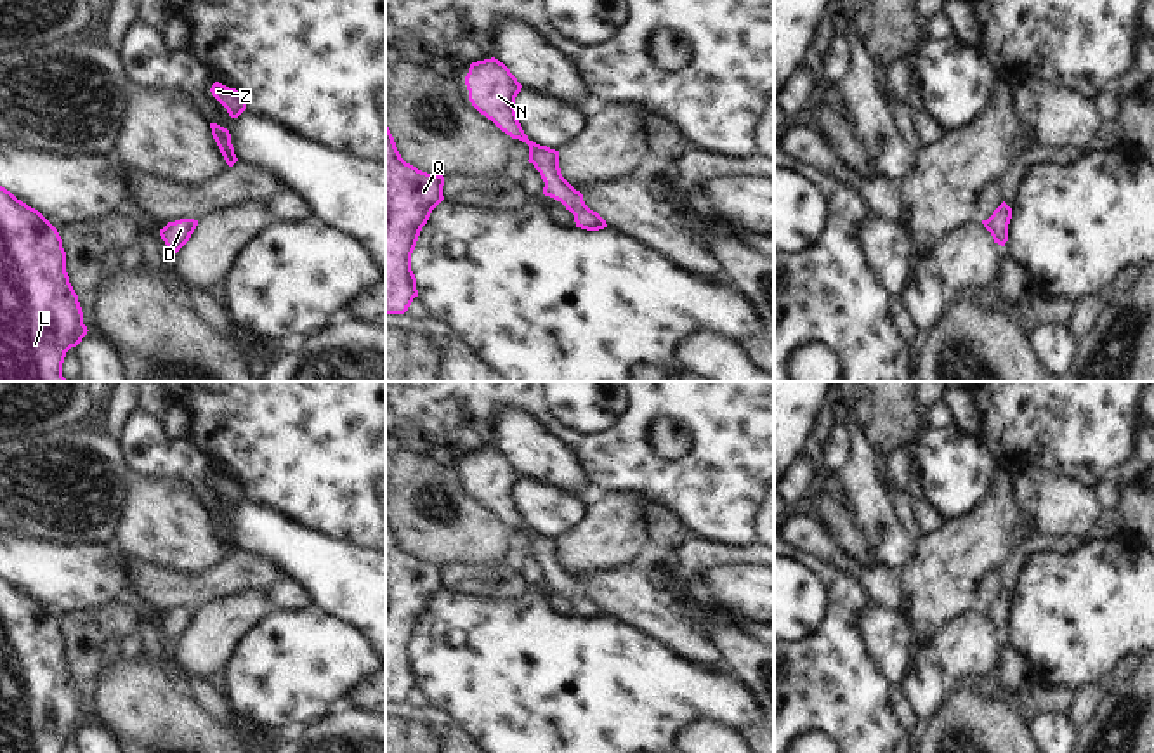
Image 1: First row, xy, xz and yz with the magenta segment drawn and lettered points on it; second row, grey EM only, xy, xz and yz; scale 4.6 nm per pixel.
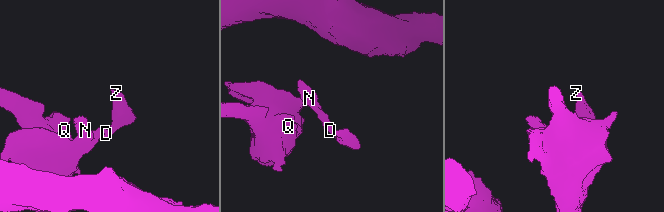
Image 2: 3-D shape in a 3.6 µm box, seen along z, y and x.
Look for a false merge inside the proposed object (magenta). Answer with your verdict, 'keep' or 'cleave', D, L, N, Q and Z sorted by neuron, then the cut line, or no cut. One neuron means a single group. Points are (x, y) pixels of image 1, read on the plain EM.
keep | D L N Q Z | no cut

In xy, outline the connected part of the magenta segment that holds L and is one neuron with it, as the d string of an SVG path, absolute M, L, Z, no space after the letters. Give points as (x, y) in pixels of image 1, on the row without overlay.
M0 574L0 753L62 753L66 741L87 724L83 701L66 661L57 618L35 597Z

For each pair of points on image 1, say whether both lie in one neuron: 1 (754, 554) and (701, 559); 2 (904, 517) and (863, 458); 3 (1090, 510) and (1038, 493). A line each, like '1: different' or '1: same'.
1: same
2: different
3: same

